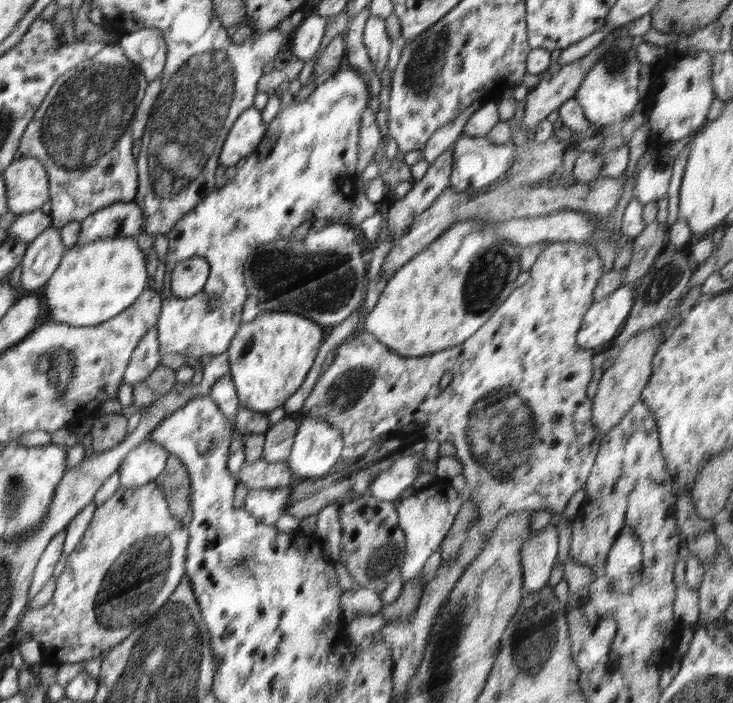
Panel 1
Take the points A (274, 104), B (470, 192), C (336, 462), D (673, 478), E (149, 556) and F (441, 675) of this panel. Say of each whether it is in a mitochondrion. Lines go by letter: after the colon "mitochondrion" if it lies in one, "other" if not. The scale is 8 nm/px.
A: other
B: other
C: other
D: other
E: mitochondrion
F: mitochondrion

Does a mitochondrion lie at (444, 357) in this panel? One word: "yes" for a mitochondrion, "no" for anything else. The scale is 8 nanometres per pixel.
no

